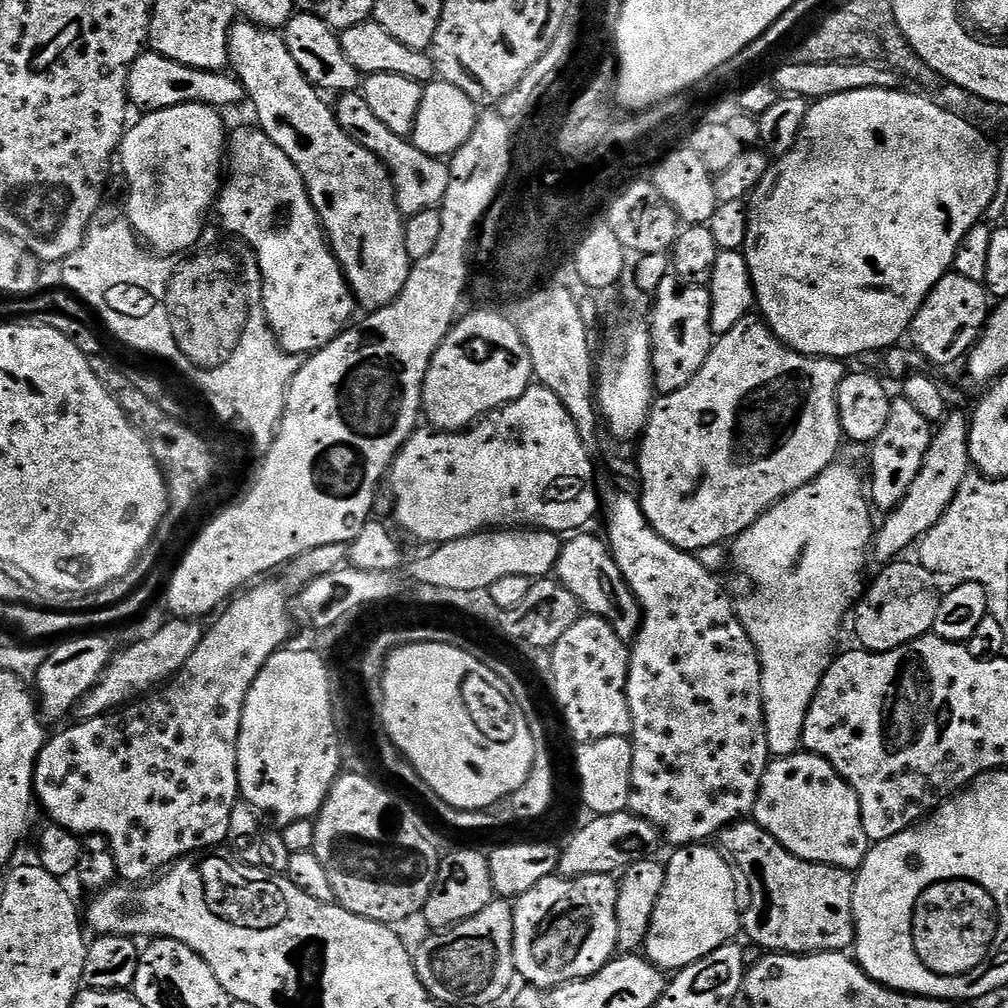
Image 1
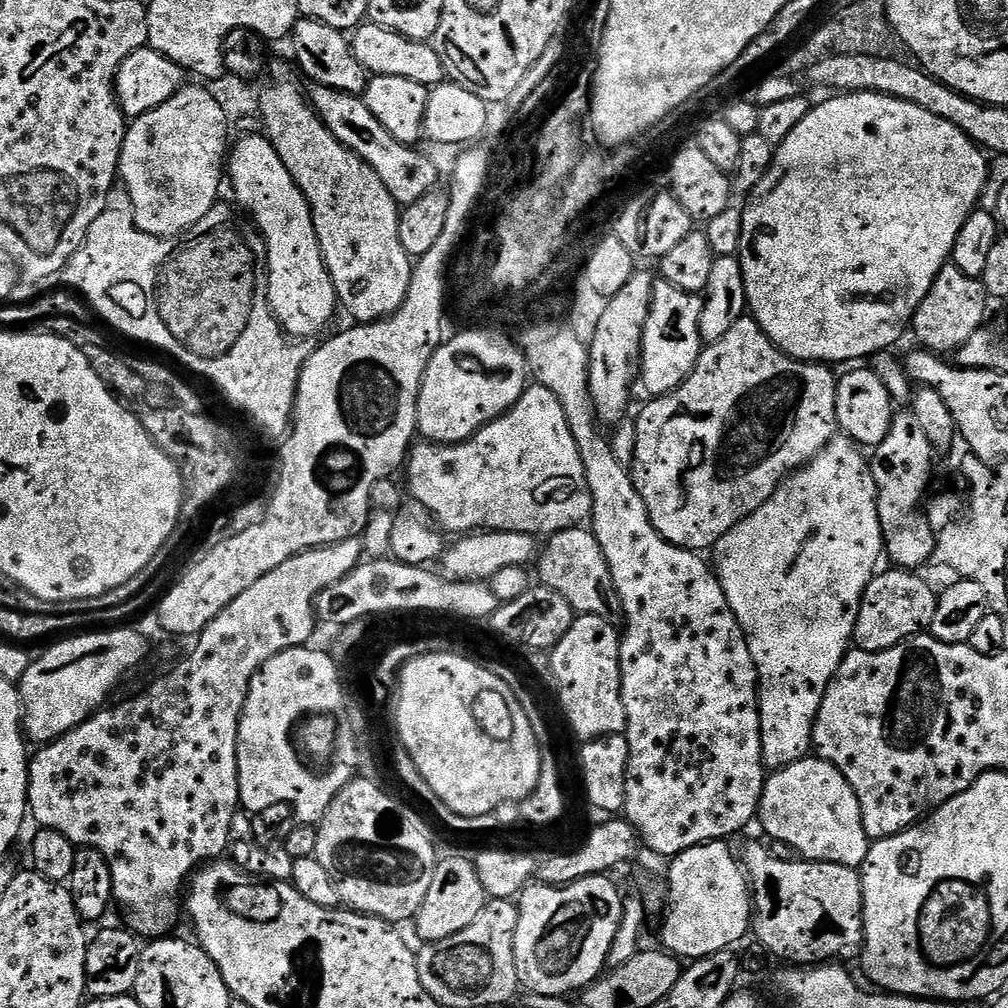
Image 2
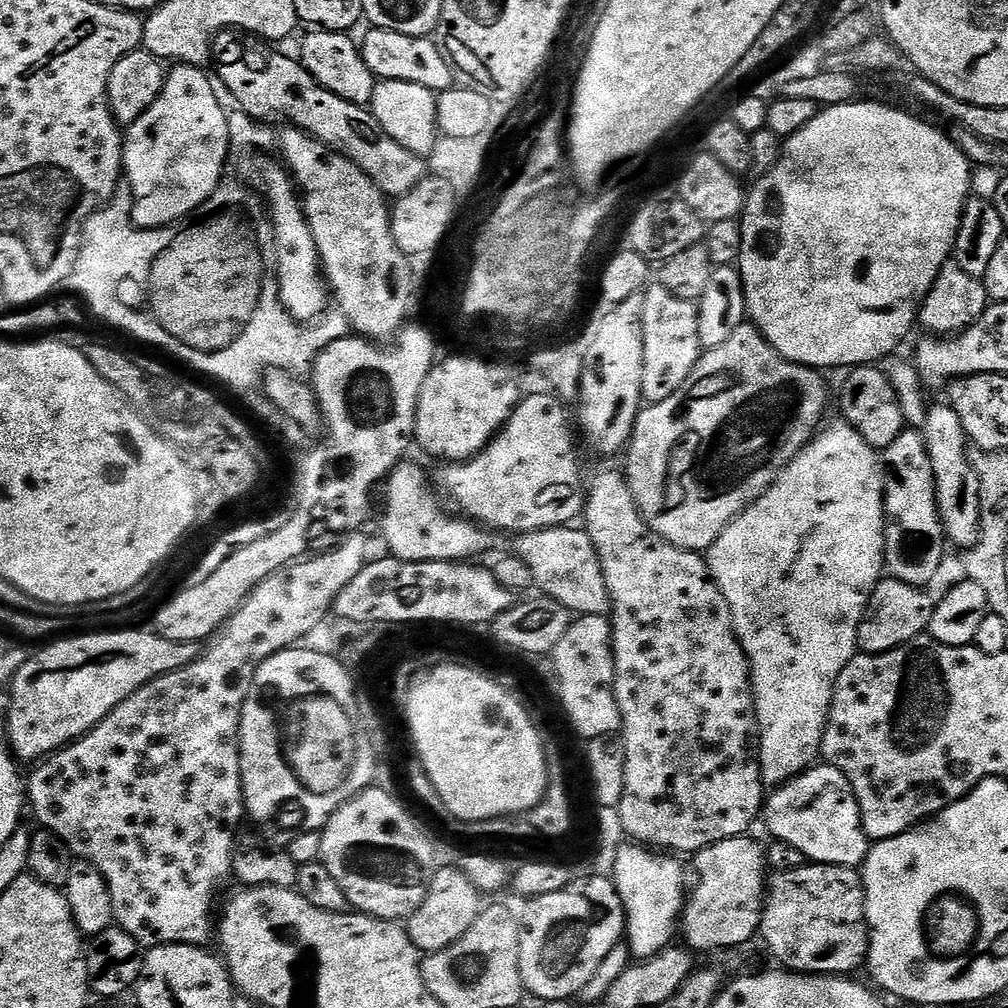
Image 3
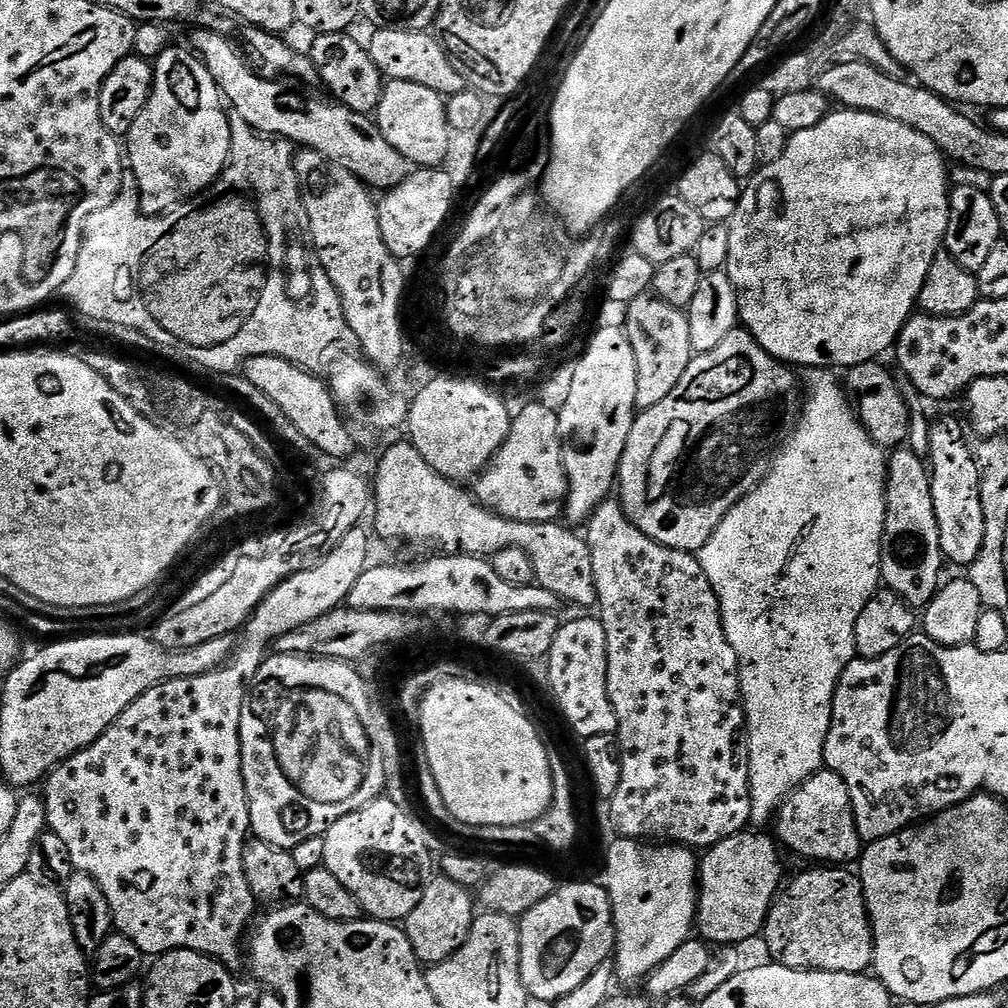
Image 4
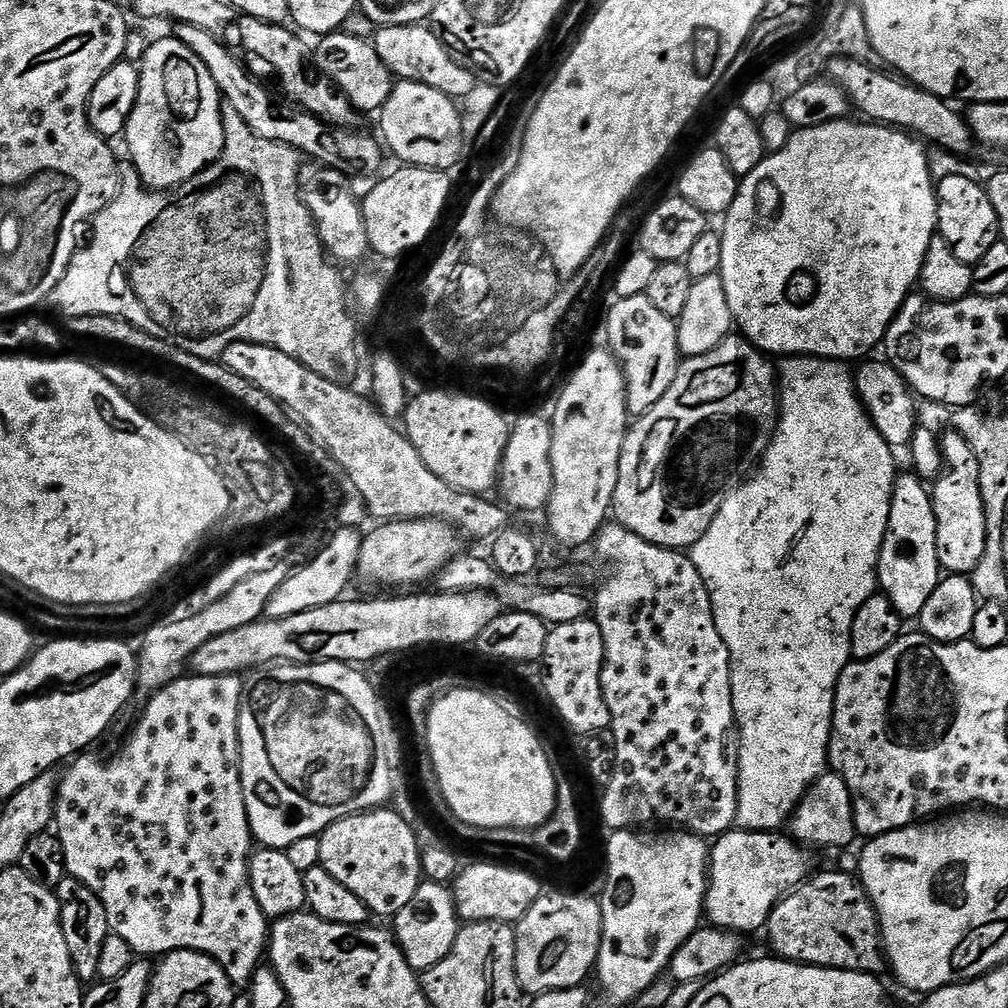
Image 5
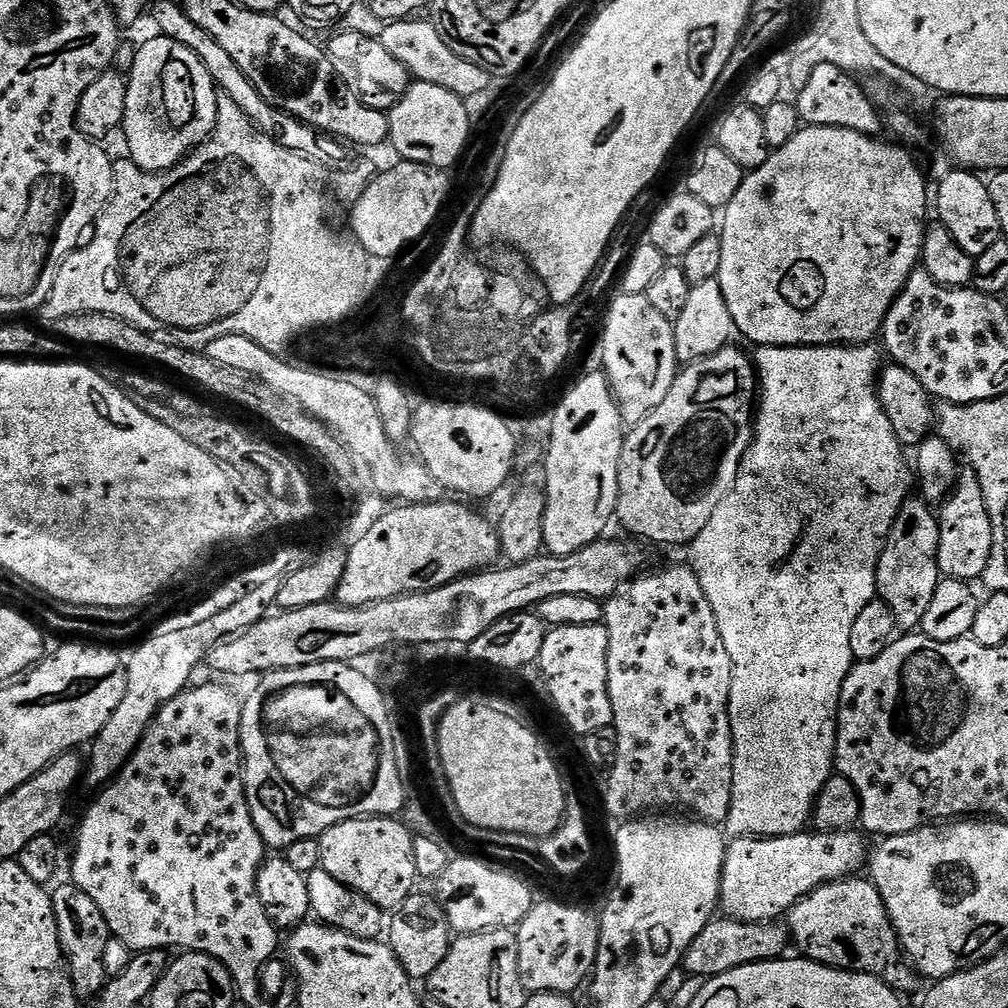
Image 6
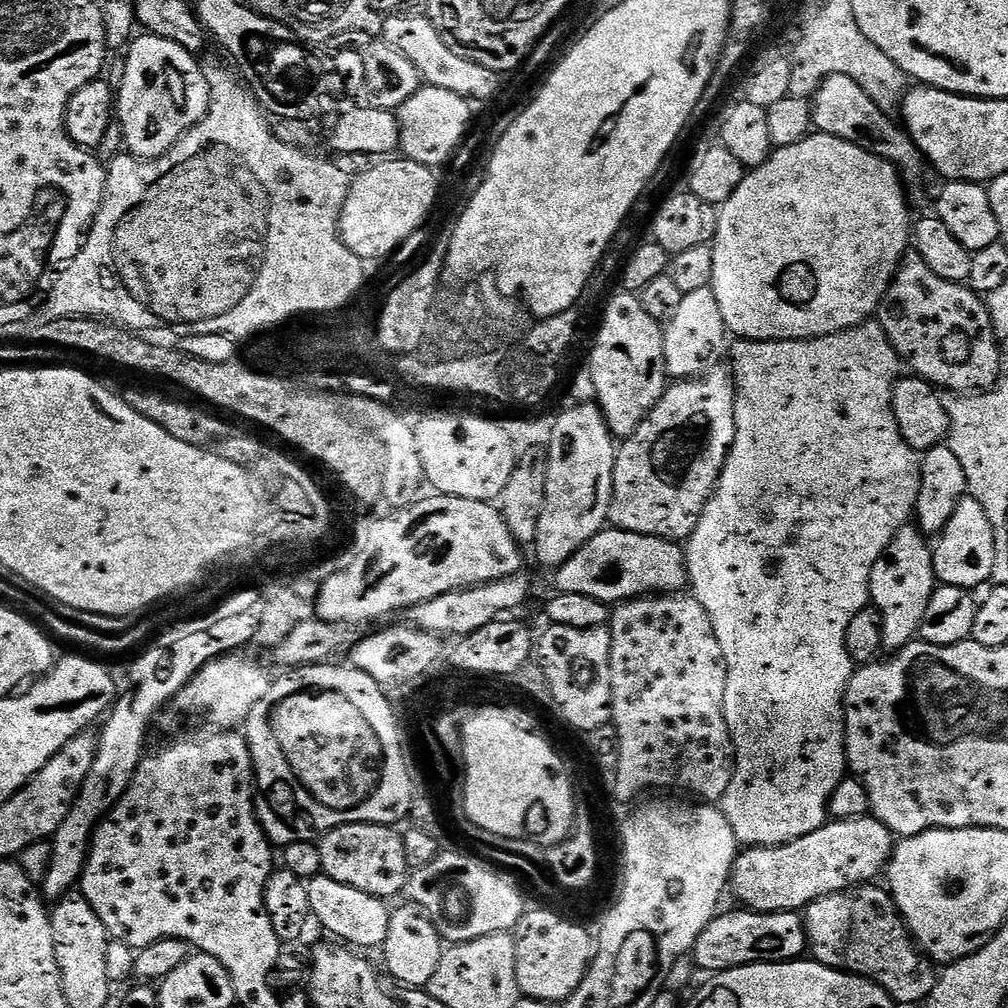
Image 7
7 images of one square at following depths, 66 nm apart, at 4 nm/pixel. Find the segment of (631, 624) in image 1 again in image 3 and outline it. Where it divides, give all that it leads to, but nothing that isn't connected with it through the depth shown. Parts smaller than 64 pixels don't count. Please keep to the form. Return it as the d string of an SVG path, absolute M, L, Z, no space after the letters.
M583 527L539 528L537 532L519 533L515 540L515 555L526 562L533 585L543 595L557 600L577 617L608 616L611 613L610 590L606 590L602 562L598 562L598 550L594 550L594 542L590 542Z

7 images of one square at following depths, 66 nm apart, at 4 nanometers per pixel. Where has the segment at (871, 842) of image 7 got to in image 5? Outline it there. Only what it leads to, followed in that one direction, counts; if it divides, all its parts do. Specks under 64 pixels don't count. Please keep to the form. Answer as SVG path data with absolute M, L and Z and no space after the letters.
M733 830L715 837L710 848L708 893L704 895L707 923L737 934L761 931L777 904L813 875L808 852L805 845L783 831Z

